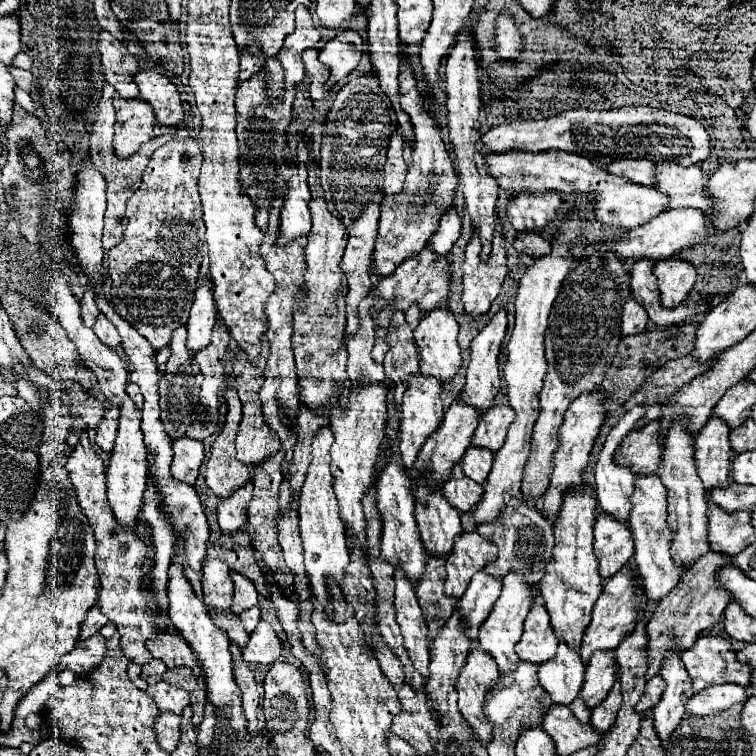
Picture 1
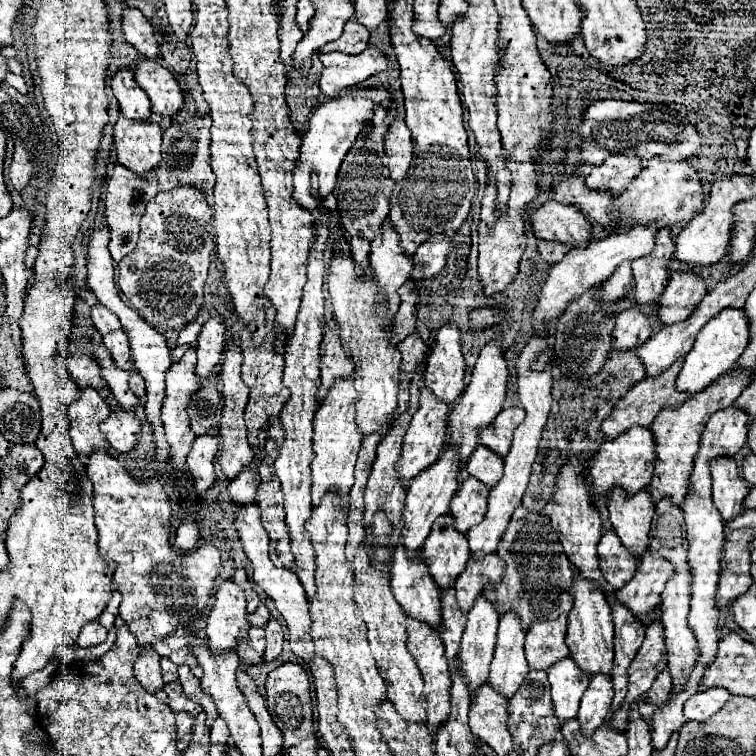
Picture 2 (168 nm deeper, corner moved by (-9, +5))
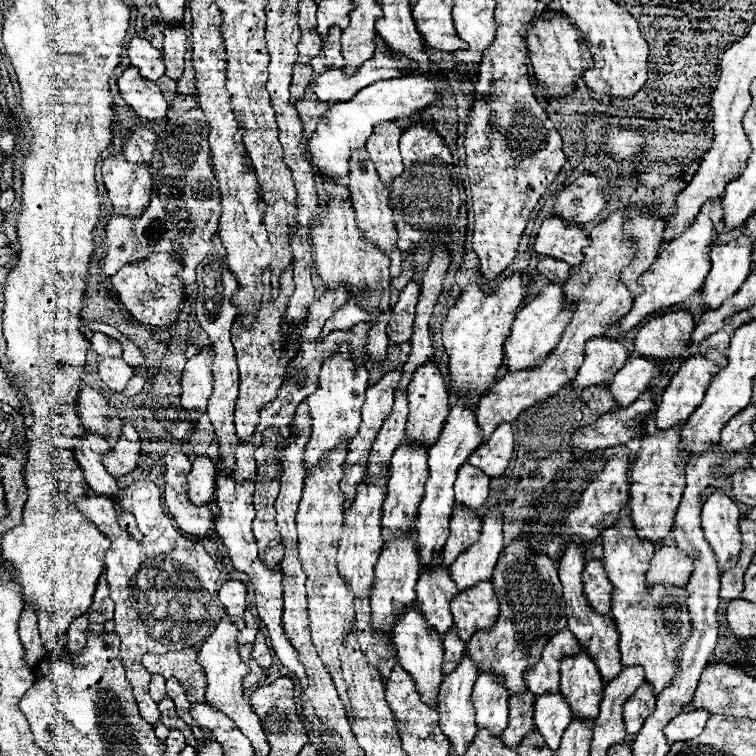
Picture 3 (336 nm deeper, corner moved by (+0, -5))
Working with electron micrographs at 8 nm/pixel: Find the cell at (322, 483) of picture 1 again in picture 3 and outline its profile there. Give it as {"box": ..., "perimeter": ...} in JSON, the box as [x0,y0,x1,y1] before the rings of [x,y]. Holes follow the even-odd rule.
{"box":[305,344,369,470],"perimeter":[[[339,344],[335,354],[323,362],[321,372],[319,372],[319,388],[307,398],[309,408],[311,408],[311,418],[313,418],[311,440],[305,446],[305,468],[307,470],[317,466],[321,456],[333,450],[343,440],[349,442],[359,430],[361,406],[365,400],[365,390],[367,390],[367,378],[369,378],[367,368],[361,368],[353,362],[351,350],[347,344]]]}

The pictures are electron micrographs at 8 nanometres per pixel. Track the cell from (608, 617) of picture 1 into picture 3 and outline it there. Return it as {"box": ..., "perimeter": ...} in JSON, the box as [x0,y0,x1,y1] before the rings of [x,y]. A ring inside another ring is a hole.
{"box":[647,546,691,586],"perimeter":[[[661,546],[653,560],[651,568],[647,574],[647,584],[675,584],[675,586],[685,586],[687,580],[691,578],[691,556],[683,556],[679,548],[671,546]]]}

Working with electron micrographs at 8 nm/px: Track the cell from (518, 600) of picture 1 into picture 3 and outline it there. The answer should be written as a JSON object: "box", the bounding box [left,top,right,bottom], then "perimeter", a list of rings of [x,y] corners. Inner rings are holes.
{"box":[473,672,507,736],"perimeter":[[[481,672],[473,688],[475,724],[489,730],[493,736],[501,736],[507,728],[507,690],[493,672]]]}

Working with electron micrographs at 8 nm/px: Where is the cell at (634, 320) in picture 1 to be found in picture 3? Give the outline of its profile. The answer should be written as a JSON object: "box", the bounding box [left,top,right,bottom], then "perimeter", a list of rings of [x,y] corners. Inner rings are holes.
{"box":[571,338,629,394],"perimeter":[[[591,338],[585,344],[583,354],[583,364],[579,366],[577,376],[571,382],[577,394],[581,394],[587,386],[609,384],[615,372],[621,370],[629,358],[625,344],[611,338]]]}

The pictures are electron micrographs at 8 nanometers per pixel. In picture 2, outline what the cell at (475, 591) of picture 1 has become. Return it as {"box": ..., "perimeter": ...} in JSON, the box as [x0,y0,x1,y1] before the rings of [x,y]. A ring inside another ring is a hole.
{"box":[460,594,498,694],"perimeter":[[[478,594],[470,612],[468,624],[462,636],[460,660],[464,676],[470,684],[470,694],[488,680],[488,666],[494,656],[496,630],[498,630],[498,610],[496,604],[486,598],[486,594]]]}

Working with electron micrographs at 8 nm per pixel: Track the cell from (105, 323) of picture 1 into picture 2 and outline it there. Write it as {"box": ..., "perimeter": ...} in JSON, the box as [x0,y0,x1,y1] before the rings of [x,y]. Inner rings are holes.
{"box":[104,328,132,370],"perimeter":[[[122,328],[118,330],[110,330],[108,334],[104,334],[104,344],[110,350],[112,358],[116,360],[116,364],[124,370],[132,368],[132,358],[130,358],[130,348],[128,348],[128,336],[124,334]]]}

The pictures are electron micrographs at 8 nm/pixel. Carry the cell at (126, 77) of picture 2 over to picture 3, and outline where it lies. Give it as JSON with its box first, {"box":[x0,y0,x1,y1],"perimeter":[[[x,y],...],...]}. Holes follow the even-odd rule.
{"box":[123,126,157,166],"perimeter":[[[137,126],[135,132],[131,132],[131,136],[125,142],[123,156],[125,156],[125,160],[129,160],[133,164],[147,164],[149,166],[151,158],[153,158],[155,144],[157,144],[155,132],[151,132],[149,128]]]}

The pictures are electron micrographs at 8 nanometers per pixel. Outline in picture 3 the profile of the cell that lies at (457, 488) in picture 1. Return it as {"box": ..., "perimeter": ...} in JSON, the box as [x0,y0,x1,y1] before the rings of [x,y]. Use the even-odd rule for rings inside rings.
{"box":[443,506,481,568],"perimeter":[[[455,506],[451,516],[451,534],[443,550],[443,566],[449,568],[449,564],[455,562],[459,554],[463,554],[471,544],[475,544],[475,540],[479,540],[479,536],[481,536],[479,516],[469,508]]]}

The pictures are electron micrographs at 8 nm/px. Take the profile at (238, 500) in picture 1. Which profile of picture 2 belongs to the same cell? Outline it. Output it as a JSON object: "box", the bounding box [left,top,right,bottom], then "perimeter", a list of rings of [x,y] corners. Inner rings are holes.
{"box":[228,458,260,506],"perimeter":[[[256,458],[252,464],[248,464],[234,480],[230,480],[228,494],[236,506],[246,506],[256,500],[258,466],[260,466],[260,458]]]}

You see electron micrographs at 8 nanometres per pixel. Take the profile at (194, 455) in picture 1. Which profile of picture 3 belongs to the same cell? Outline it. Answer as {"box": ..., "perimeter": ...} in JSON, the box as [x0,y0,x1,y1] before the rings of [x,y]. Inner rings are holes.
{"box":[187,456,215,506],"perimeter":[[[207,456],[193,458],[193,468],[187,482],[189,498],[195,506],[205,506],[215,500],[215,464]]]}

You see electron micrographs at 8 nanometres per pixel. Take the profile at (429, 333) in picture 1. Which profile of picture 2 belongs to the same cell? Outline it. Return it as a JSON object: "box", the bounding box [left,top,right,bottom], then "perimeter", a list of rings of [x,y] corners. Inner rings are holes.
{"box":[424,324,464,404],"perimeter":[[[444,324],[436,330],[436,344],[432,346],[424,380],[426,386],[444,402],[452,404],[464,390],[464,354],[460,344],[460,328]]]}

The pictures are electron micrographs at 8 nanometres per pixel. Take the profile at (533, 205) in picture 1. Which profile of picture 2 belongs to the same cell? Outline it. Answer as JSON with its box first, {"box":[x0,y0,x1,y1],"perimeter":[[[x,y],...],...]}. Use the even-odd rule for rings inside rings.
{"box":[530,200,590,246],"perimeter":[[[548,200],[530,214],[530,226],[536,238],[570,242],[574,246],[586,246],[590,240],[590,222],[572,204],[560,204]]]}

